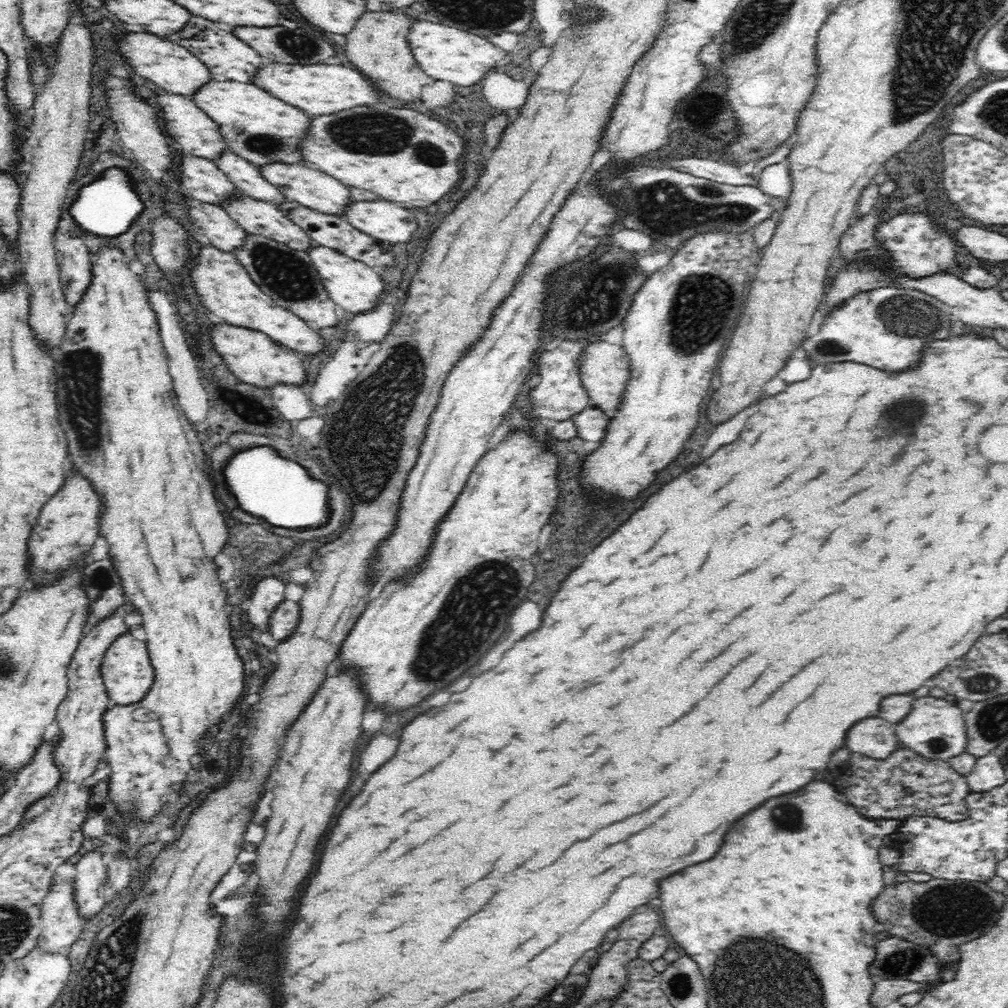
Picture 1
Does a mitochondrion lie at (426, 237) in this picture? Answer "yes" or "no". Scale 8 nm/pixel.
no

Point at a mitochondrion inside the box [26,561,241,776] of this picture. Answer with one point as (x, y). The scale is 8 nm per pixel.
(99, 581)

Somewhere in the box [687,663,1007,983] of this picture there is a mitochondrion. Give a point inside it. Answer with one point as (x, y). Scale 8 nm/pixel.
(942, 912)

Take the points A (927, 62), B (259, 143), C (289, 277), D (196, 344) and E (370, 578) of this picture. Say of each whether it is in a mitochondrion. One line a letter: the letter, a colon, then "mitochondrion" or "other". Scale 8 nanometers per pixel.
A: mitochondrion
B: mitochondrion
C: mitochondrion
D: other
E: other

